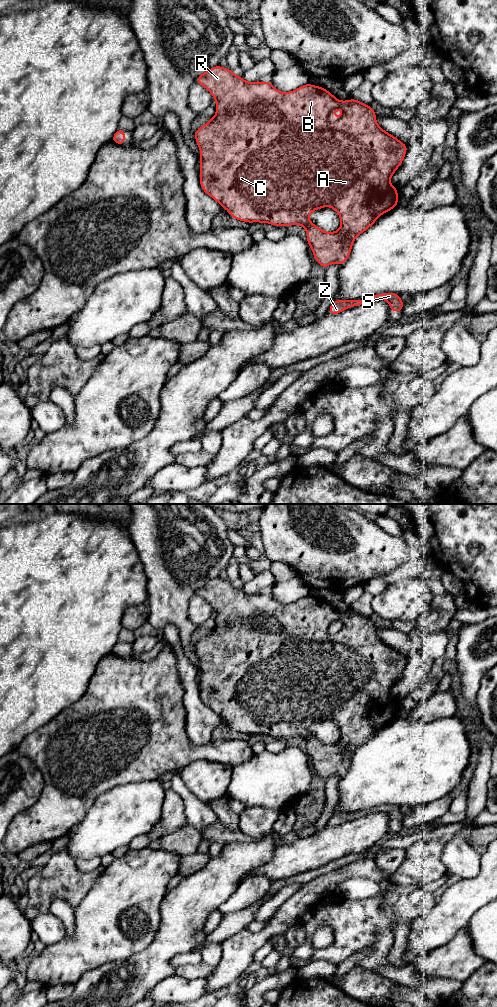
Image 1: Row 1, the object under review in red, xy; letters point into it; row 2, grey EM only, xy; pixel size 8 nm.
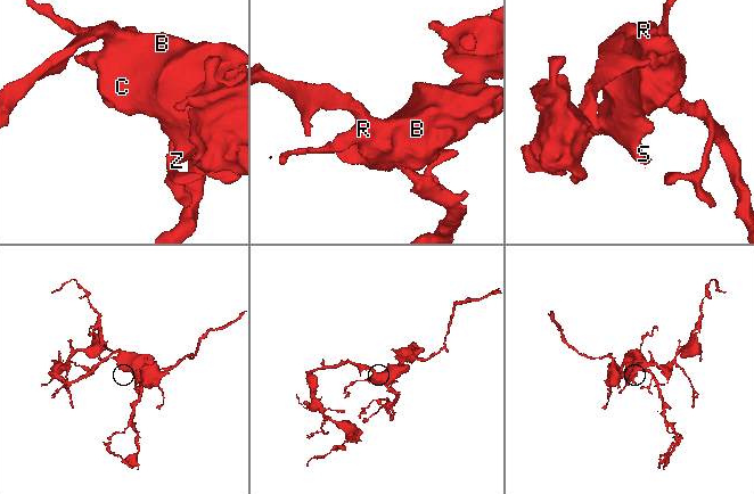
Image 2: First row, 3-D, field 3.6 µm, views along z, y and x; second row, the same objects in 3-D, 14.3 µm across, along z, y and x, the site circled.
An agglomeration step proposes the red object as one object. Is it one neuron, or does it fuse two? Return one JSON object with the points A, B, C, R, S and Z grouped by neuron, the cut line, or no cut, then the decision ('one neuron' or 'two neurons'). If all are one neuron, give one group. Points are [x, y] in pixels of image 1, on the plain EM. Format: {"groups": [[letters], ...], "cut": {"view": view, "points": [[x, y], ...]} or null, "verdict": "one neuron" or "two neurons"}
{"groups": [["A", "B", "C", "R", "S", "Z"]], "cut": null, "verdict": "one neuron"}

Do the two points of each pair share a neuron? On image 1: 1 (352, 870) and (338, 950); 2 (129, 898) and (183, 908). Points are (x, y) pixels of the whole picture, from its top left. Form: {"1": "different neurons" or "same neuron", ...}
{"1": "different neurons", "2": "different neurons"}

